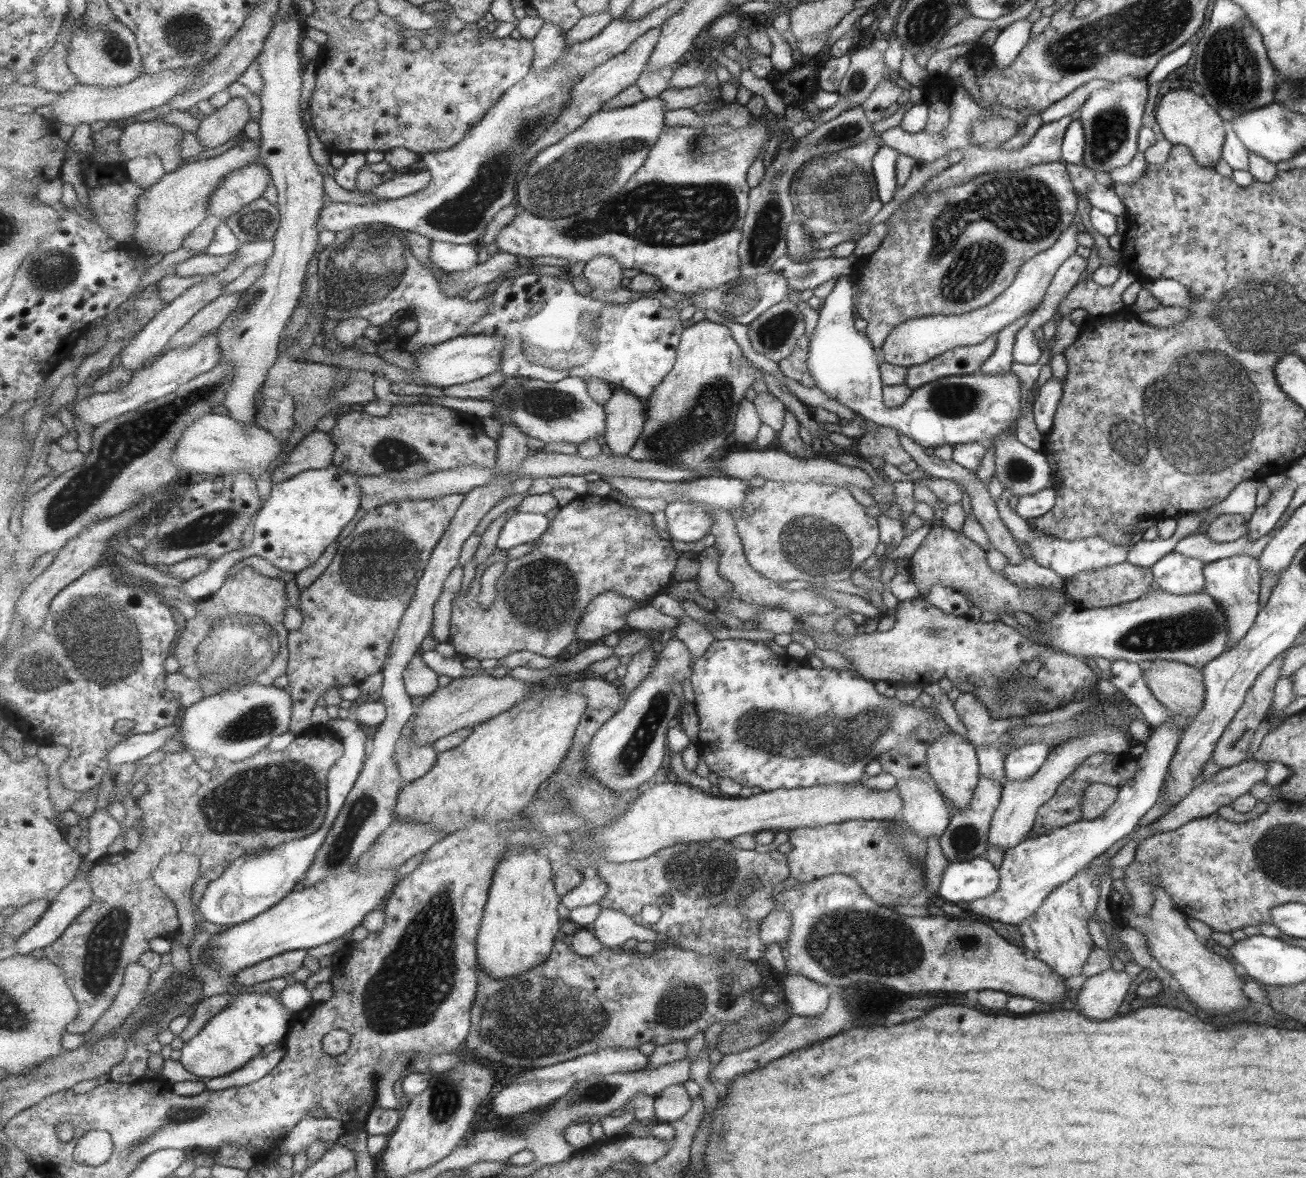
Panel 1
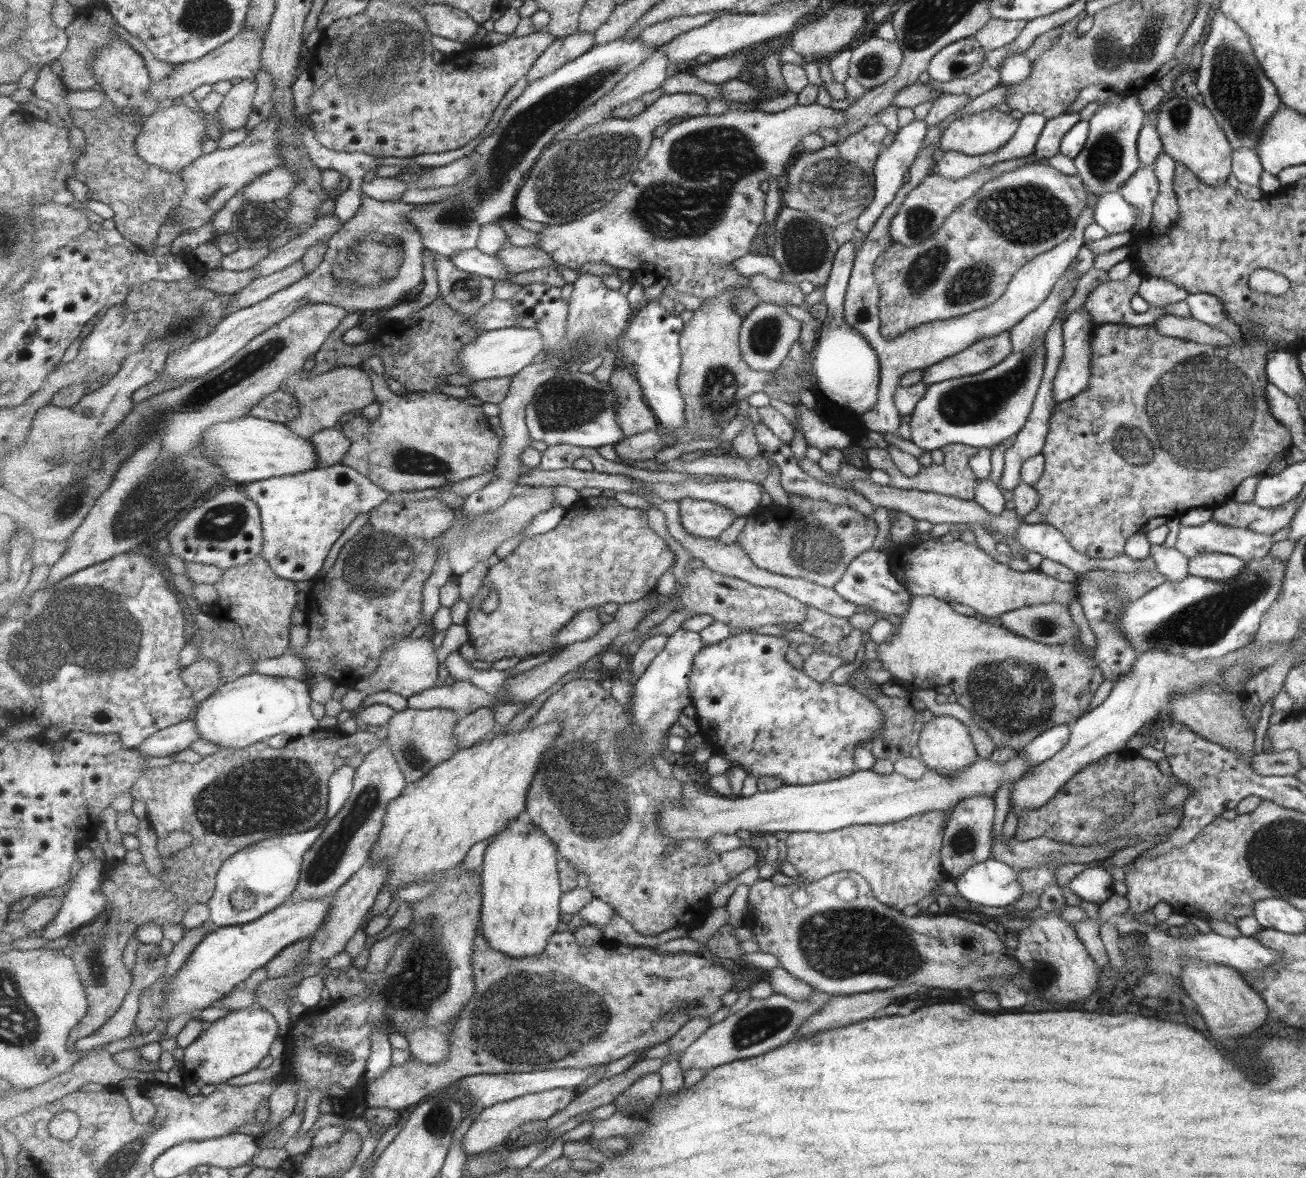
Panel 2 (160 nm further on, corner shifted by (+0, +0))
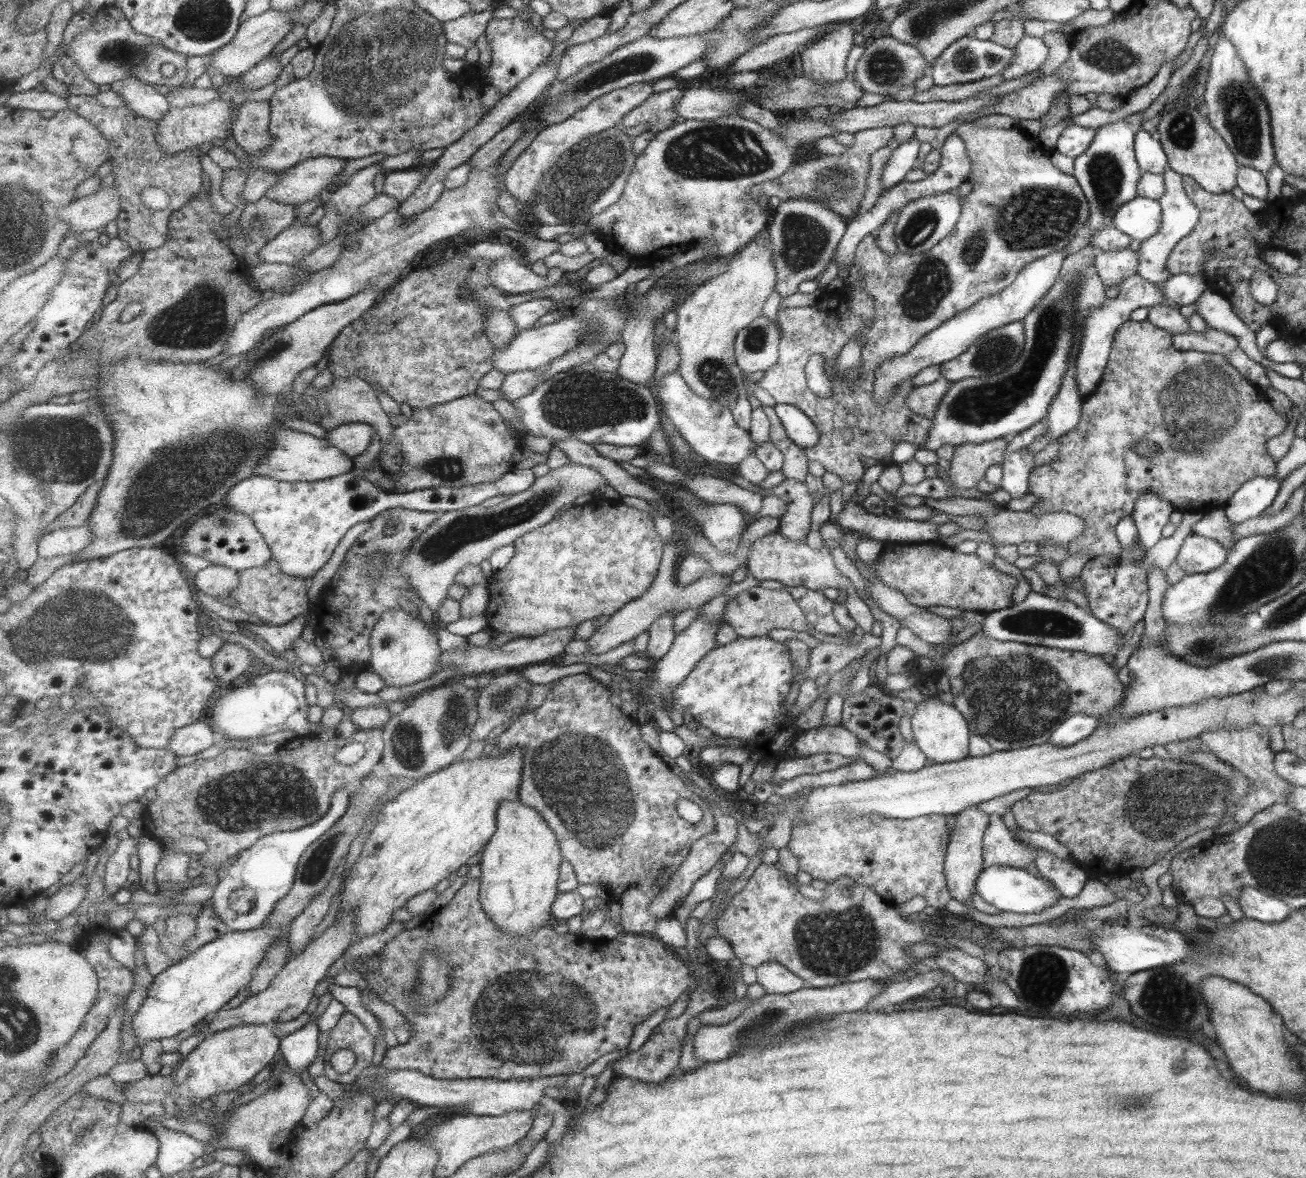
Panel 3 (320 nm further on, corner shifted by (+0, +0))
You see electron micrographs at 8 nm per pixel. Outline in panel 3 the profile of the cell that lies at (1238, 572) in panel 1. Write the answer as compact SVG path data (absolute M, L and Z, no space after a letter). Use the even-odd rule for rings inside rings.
M1190 533L1185 536L1179 552L1175 555L1174 562L1185 575L1201 574L1221 566L1228 554L1227 550L1221 544L1217 544L1215 540Z

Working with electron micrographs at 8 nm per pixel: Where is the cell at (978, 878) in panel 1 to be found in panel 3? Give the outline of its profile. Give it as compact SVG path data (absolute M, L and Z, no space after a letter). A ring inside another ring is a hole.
M994 864L983 868L975 881L975 892L984 902L1002 912L1014 914L1038 914L1047 907L1053 906L1060 898L1060 893L1041 880L1040 876L1032 876L1024 868L1011 868Z

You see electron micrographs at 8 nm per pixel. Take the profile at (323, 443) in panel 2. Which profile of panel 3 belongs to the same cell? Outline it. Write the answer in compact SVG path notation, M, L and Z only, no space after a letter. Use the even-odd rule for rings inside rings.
M366 423L343 424L329 432L327 440L349 456L365 454L374 440L375 428Z

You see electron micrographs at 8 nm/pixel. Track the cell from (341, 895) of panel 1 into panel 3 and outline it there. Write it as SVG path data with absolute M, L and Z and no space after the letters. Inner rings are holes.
M265 926L255 931L233 931L199 948L190 957L157 976L132 1018L134 1036L137 1037L135 1045L142 1050L145 1043L179 1037L185 1030L197 1027L208 1015L216 1015L241 990L250 986L253 974L263 964L267 950L275 944L282 931Z

